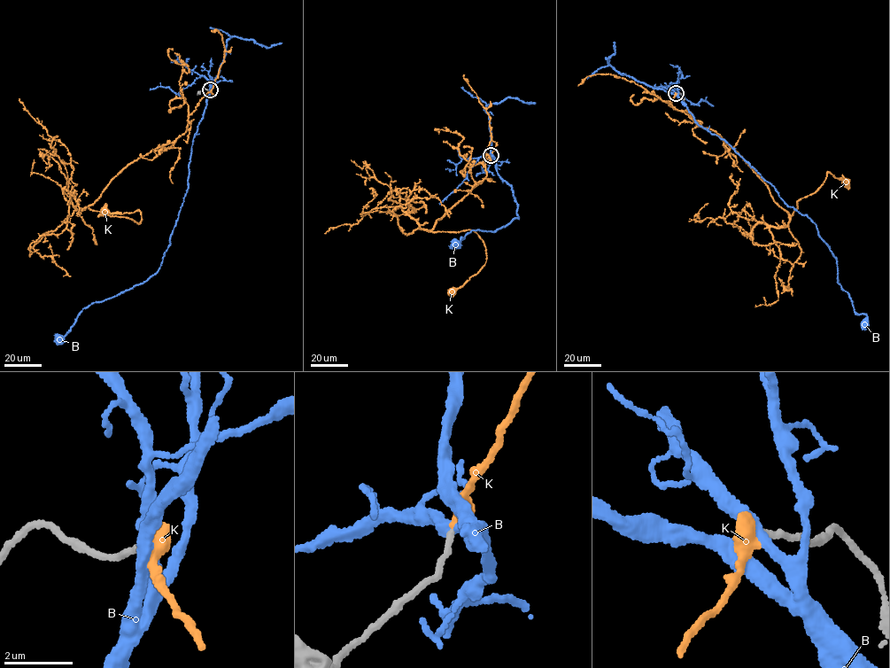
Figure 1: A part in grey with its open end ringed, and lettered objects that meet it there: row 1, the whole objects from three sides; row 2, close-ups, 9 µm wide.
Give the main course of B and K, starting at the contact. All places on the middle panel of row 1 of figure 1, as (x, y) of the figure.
B: (491, 155), (499, 177), (511, 186), (519, 218), (492, 231), (474, 229), (460, 237), (460, 247), (450, 241)
K: (491, 155), (491, 140), (482, 163), (486, 178), (429, 230), (474, 230), (485, 246), (483, 267), (451, 291)

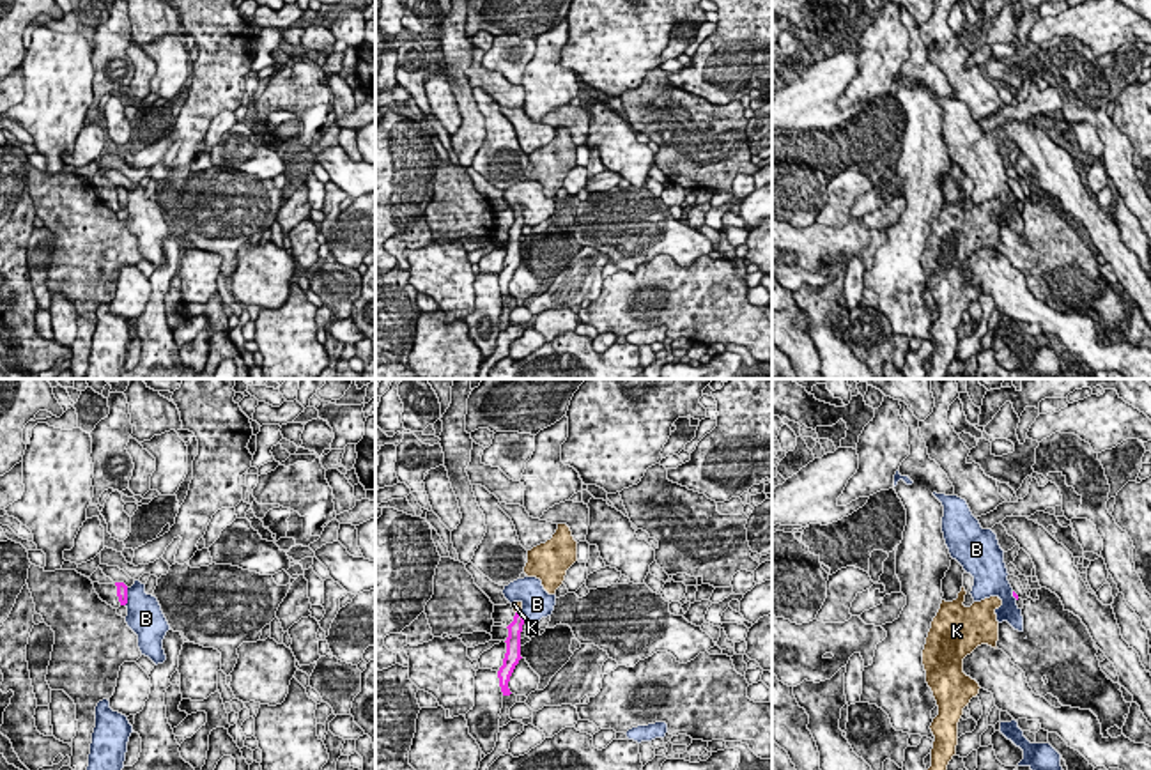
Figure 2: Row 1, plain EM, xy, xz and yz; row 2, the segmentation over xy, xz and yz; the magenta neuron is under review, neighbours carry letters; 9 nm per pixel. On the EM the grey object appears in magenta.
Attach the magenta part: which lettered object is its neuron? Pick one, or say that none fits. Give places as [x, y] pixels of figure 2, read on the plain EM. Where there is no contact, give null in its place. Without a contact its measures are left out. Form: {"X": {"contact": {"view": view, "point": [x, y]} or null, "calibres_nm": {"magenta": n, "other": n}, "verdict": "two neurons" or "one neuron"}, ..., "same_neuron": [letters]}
{"B": {"contact": {"view": "xy", "point": [126, 200]}, "calibres_nm": {"magenta": 100, "other": 320}, "verdict": "two neurons"}, "K": {"contact": {"view": "xz", "point": [519, 216]}, "calibres_nm": {"magenta": 130, "other": 100}, "verdict": "one neuron"}, "same_neuron": ["K"]}

